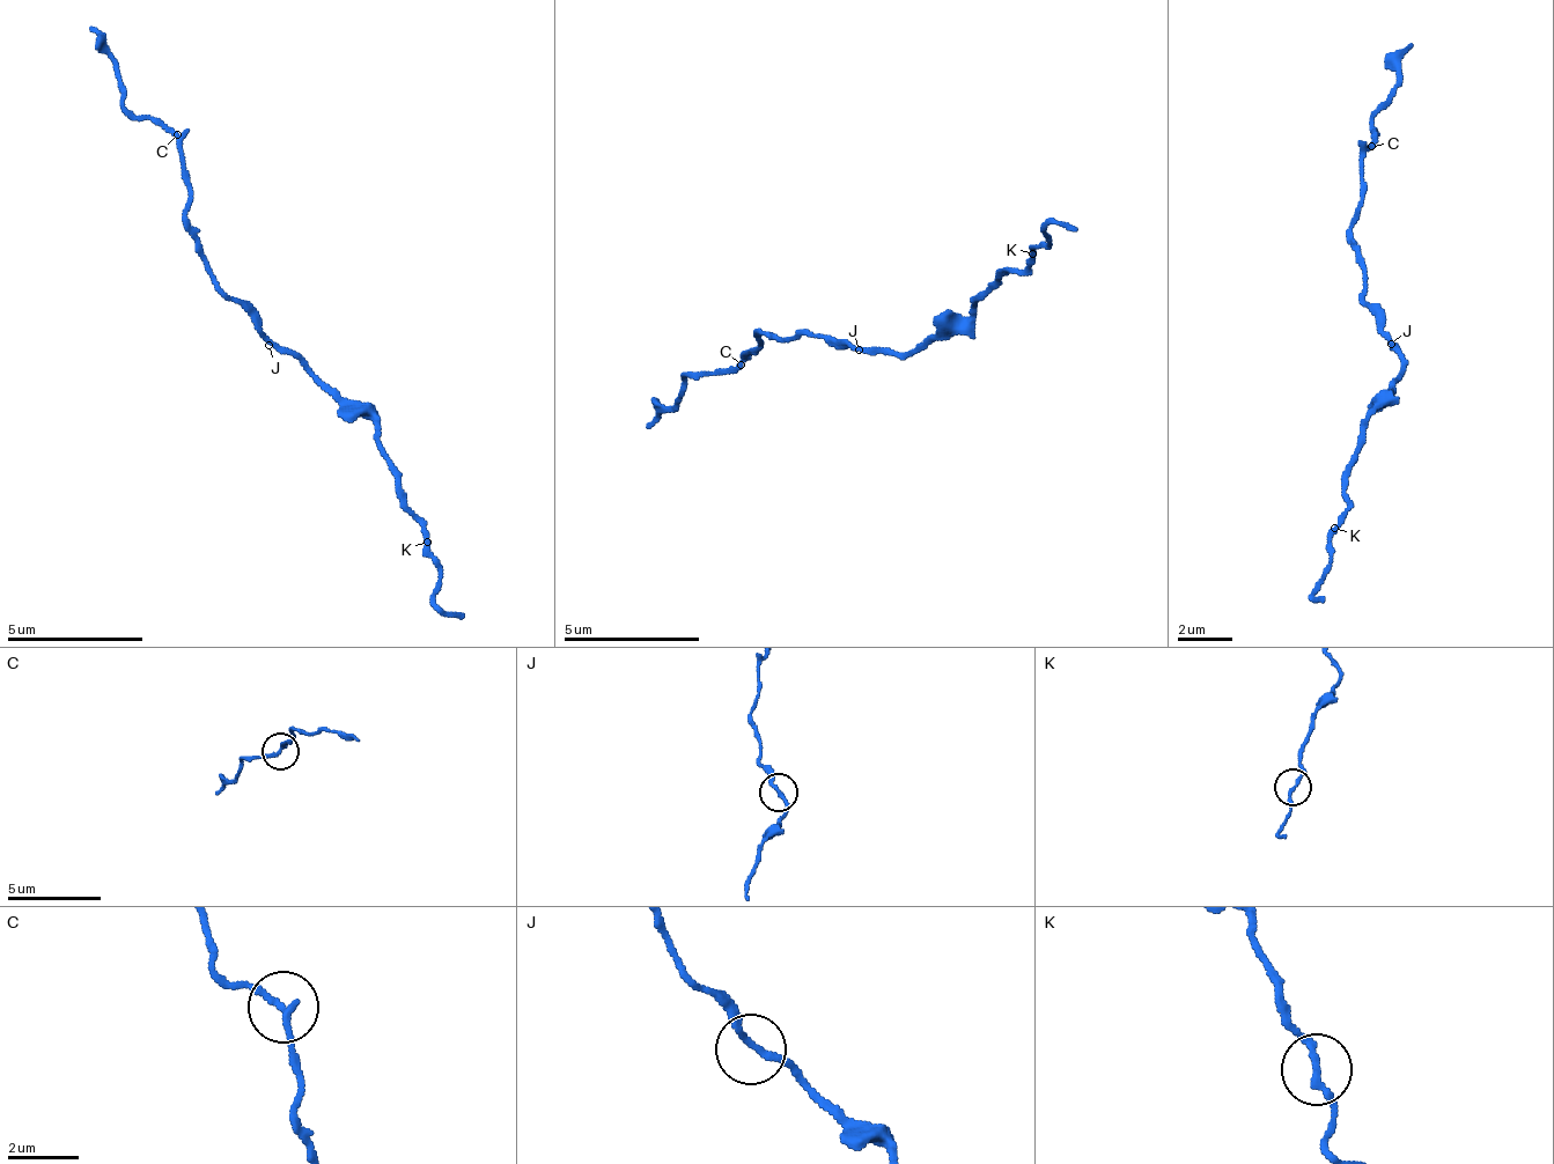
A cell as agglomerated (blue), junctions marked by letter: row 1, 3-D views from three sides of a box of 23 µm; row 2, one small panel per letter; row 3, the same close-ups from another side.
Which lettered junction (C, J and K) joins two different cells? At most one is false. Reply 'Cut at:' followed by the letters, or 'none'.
Cut at: C

